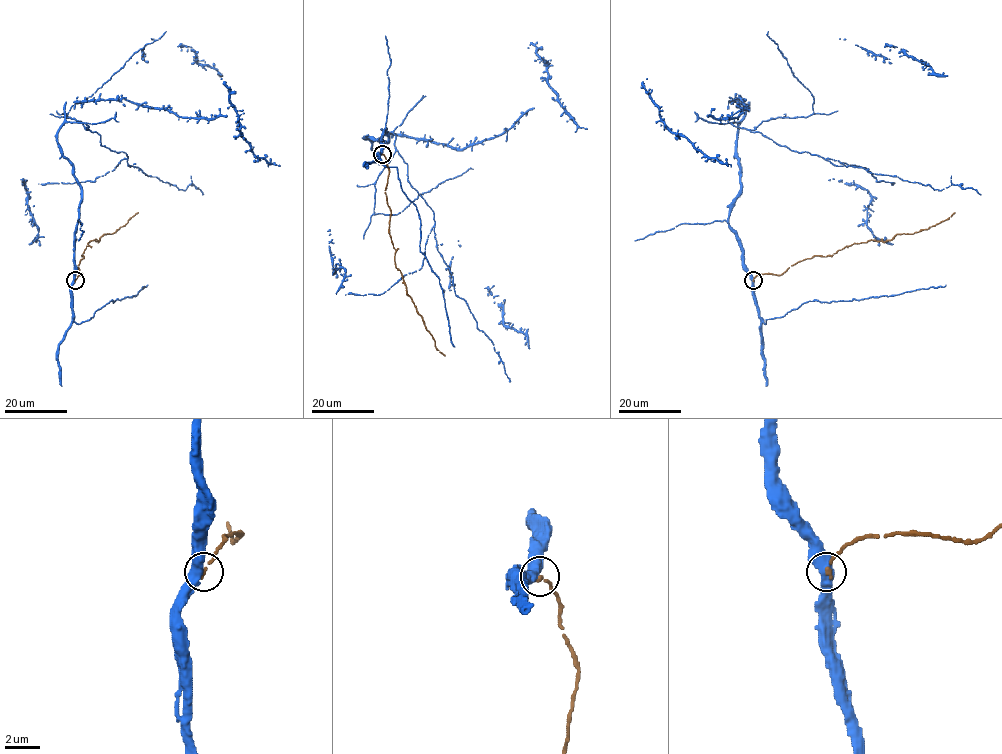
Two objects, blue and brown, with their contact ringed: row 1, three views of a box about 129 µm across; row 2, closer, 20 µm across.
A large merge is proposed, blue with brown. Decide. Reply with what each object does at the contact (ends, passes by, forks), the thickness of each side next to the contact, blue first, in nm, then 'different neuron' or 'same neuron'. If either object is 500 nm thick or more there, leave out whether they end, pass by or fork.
blue passes by; brown ends there; 480 nm thick on the blue side, 220 nm on the other; same neuron

